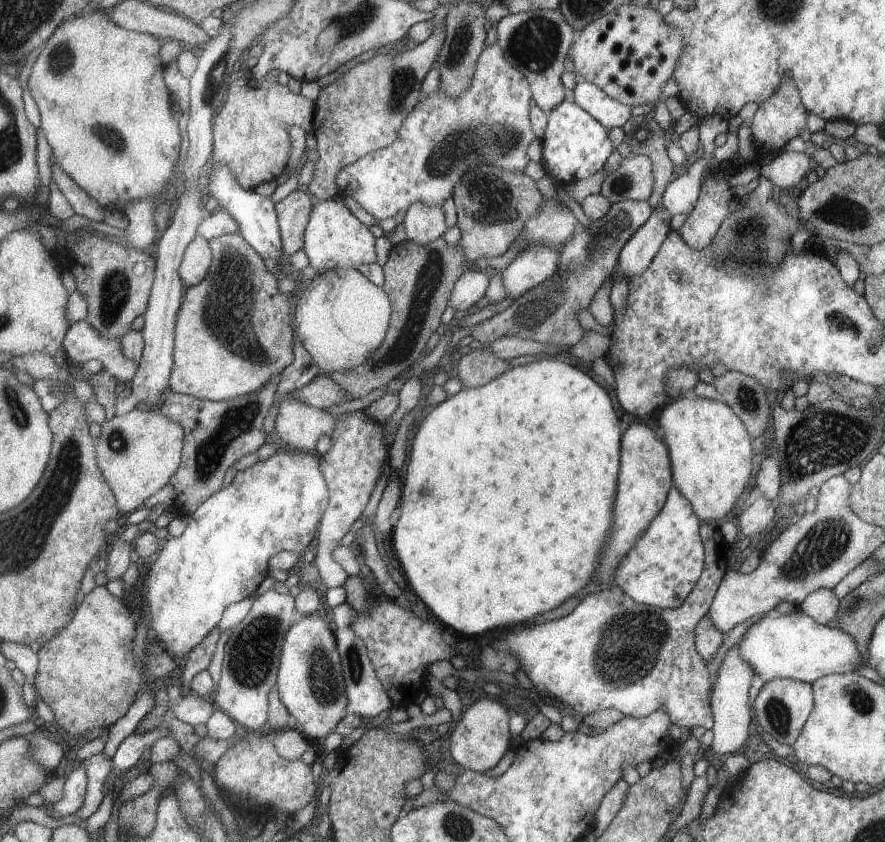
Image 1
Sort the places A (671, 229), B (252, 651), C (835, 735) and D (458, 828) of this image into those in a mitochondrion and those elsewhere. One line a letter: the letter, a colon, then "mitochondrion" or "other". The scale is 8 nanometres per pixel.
A: other
B: mitochondrion
C: other
D: mitochondrion

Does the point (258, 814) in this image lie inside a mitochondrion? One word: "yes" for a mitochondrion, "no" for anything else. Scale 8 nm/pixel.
no

